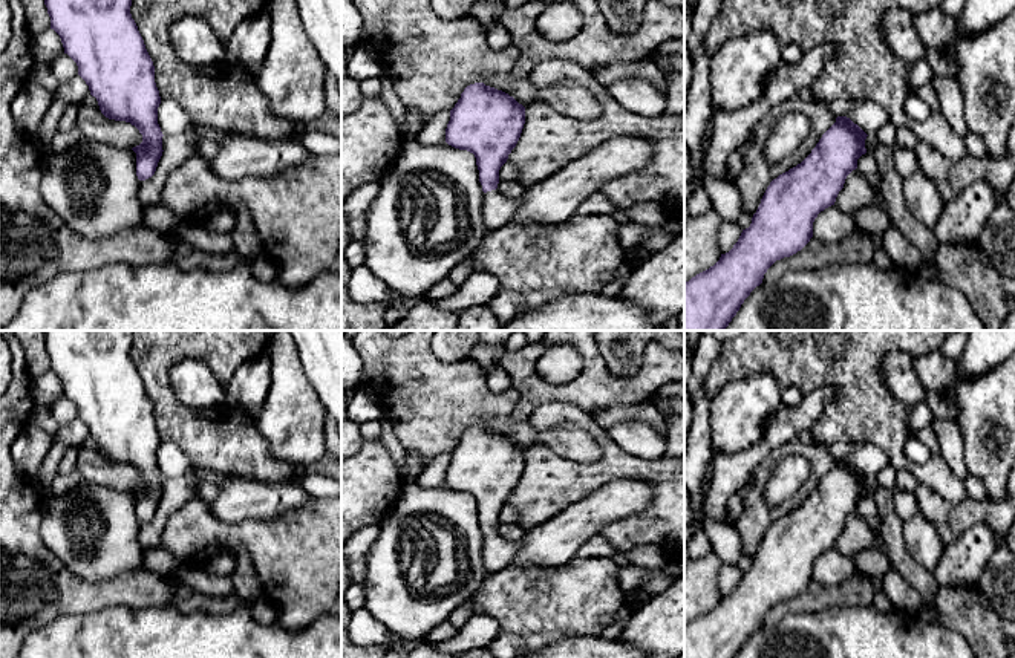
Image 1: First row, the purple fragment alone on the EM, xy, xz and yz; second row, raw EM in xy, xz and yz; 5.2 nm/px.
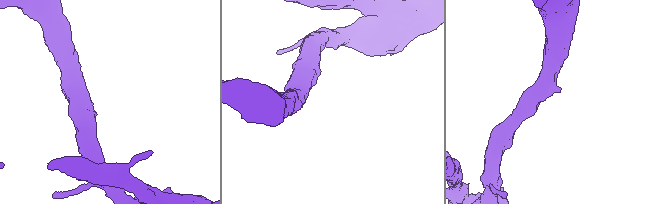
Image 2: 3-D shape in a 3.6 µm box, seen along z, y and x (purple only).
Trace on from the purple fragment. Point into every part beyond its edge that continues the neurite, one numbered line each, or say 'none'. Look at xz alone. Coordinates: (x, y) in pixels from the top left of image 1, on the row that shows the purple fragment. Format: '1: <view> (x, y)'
1: xz (496, 210)

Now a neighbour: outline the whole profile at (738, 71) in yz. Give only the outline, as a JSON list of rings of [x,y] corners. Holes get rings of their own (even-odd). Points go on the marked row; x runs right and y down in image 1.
[[[770,31],[726,41],[710,58],[713,107],[730,110],[756,101],[781,61],[782,46]]]

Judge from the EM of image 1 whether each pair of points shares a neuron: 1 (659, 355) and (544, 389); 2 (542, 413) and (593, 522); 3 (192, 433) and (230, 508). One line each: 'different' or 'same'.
1: same
2: different
3: different

